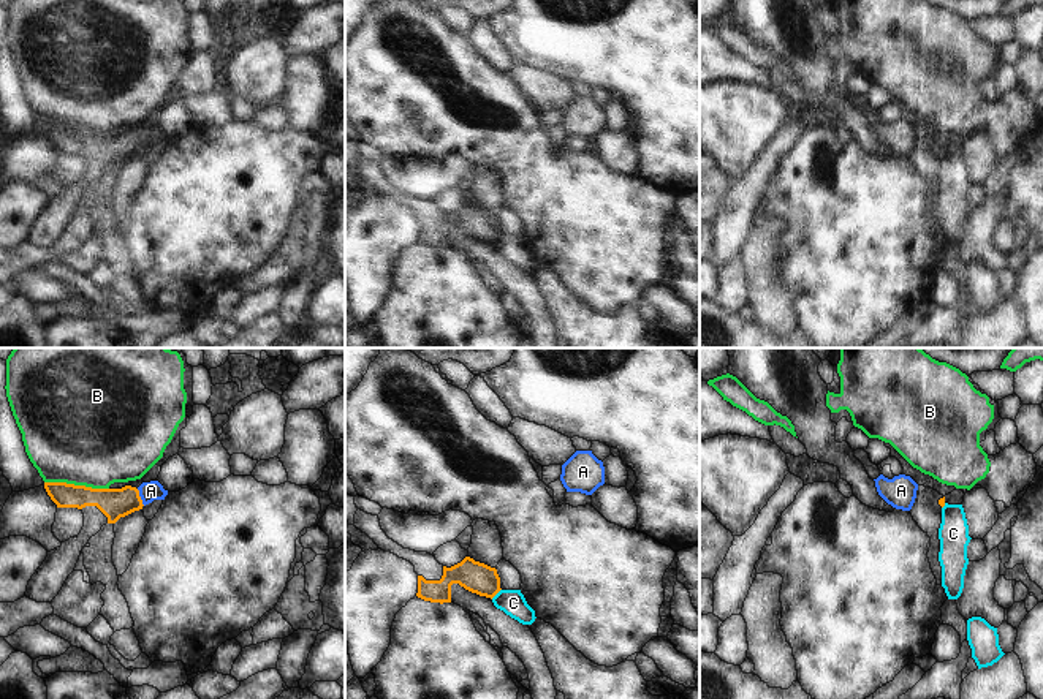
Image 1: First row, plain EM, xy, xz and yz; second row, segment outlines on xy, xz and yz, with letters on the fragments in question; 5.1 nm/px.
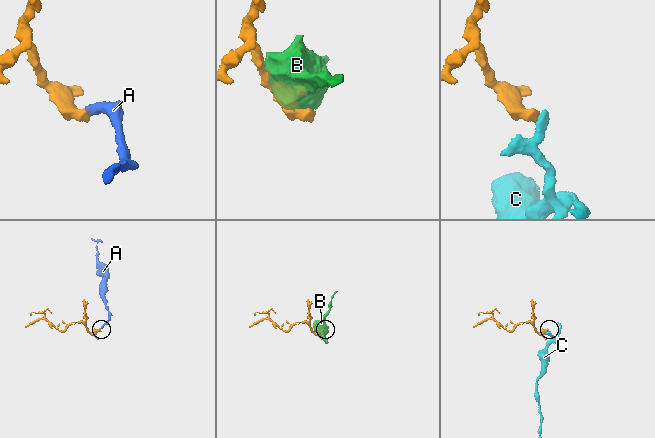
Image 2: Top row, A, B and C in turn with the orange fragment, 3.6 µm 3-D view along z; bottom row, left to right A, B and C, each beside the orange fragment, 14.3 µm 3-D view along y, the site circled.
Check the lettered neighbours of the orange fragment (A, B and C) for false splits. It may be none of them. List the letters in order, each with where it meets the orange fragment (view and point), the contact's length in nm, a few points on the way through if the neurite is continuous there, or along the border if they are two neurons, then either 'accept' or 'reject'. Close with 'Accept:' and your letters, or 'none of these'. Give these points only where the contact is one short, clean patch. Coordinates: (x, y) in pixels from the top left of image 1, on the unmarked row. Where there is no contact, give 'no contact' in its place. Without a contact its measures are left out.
A: meets orange in xy at (140, 143); contact 100 nm long; runs through xy (114, 149), (140, 143), (151, 136); accept
B: meets orange in xy at (76, 132); contact 340 nm long; reject
C: meets orange in xz at (496, 239); contact 80 nm long; border along xz (500, 234), (491, 244); reject
Accept: A

